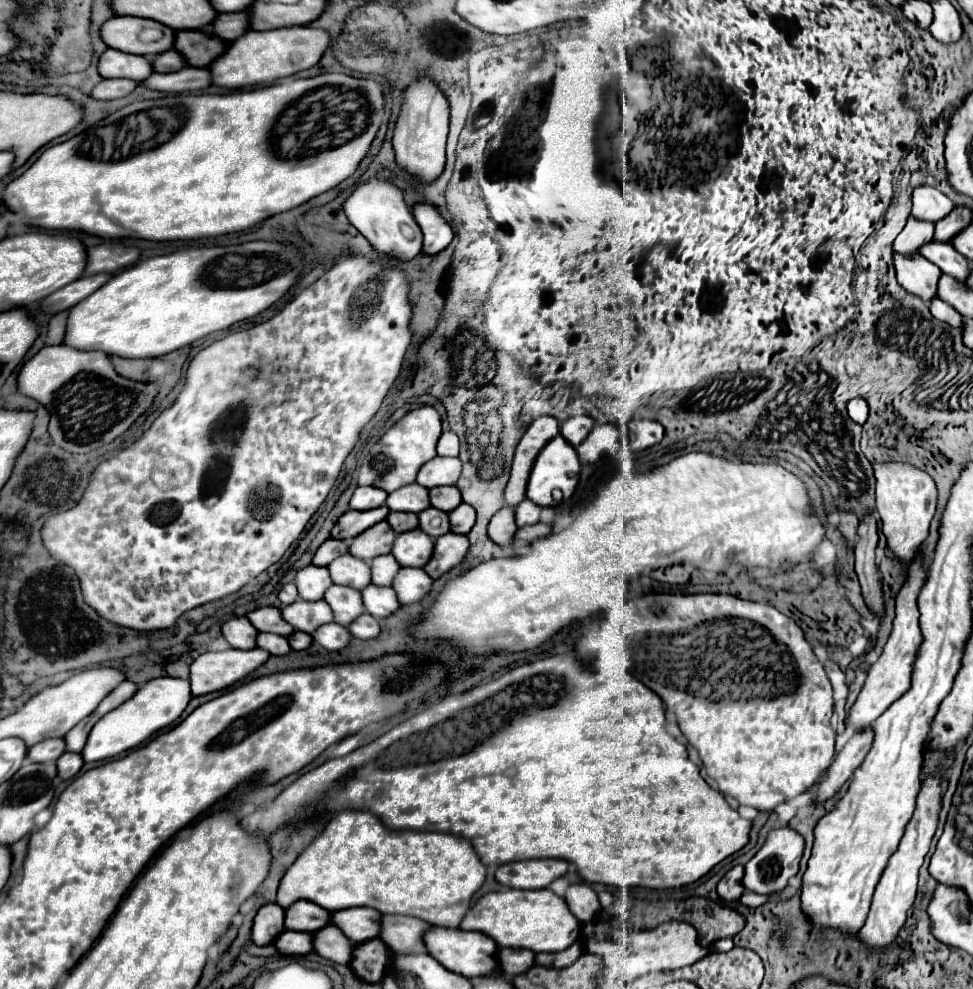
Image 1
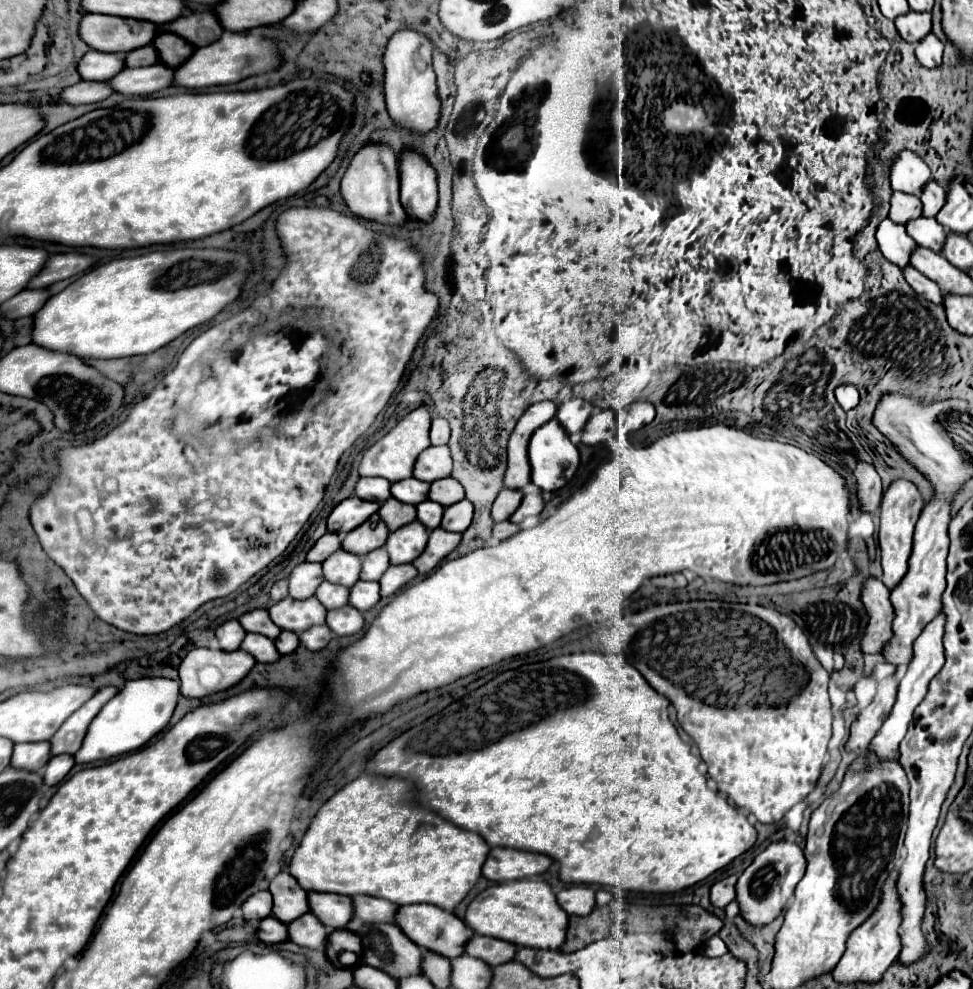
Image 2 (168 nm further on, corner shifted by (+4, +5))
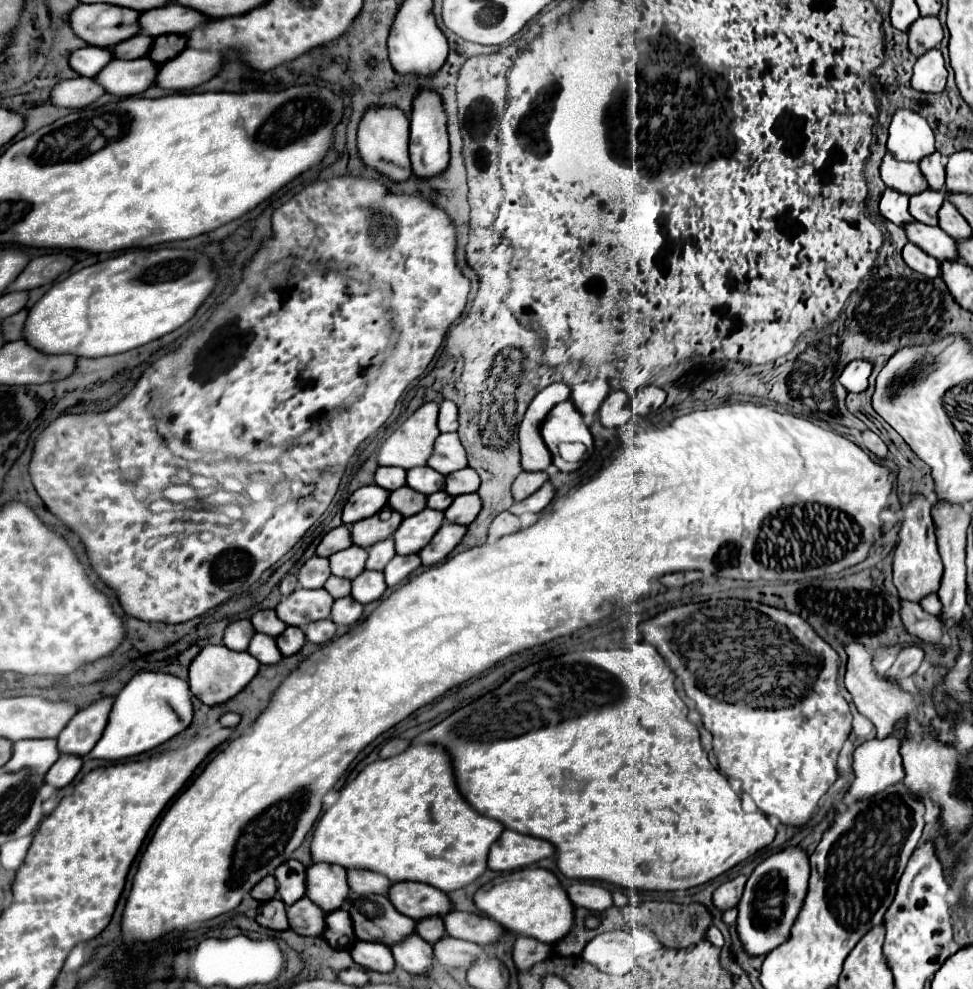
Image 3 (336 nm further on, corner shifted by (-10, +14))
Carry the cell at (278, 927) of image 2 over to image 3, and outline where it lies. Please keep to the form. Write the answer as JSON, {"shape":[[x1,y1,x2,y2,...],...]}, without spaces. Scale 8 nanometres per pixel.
{"shape":[[271,899,265,905,259,907,257,913,257,923,275,931,285,931,289,929,289,921,287,921,287,907,283,905,283,901,279,899]]}

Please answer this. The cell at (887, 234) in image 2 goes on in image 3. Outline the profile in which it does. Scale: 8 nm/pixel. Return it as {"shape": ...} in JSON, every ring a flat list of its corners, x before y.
{"shape":[[885,189,879,209,881,209,881,215,891,223,895,223,897,227,905,227,907,223,915,221,909,213,909,197,903,193,895,193,893,189]]}

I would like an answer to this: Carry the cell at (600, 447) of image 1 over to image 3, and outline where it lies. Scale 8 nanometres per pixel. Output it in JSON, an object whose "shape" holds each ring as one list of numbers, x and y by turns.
{"shape":[[611,391,599,409,603,427,621,427,631,419,631,399,625,391]]}

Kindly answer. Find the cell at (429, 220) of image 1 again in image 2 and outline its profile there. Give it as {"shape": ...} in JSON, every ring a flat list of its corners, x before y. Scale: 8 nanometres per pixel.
{"shape":[[403,150,399,156,399,180,401,180,401,204,409,218,431,220,437,208,437,174,427,158,415,150]]}

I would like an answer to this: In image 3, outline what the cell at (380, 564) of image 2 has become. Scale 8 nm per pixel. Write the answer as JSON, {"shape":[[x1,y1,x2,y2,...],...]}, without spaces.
{"shape":[[389,537,387,541,379,541,379,543,371,545,367,551,369,551,369,559,367,559,365,567,383,571,385,565,395,557,395,541,393,541,393,537]]}

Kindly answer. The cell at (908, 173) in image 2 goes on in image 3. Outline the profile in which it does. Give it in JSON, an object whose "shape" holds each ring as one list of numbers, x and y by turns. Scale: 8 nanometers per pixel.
{"shape":[[899,109,895,111,893,121,889,125,887,151,897,161,919,163,923,157,935,153,933,131,921,115]]}

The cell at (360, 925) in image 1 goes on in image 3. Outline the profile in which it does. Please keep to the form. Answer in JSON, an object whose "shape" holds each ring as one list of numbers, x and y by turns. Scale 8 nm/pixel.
{"shape":[[311,865,307,871,307,897,325,913,341,909,349,897,345,869,339,869,339,865]]}

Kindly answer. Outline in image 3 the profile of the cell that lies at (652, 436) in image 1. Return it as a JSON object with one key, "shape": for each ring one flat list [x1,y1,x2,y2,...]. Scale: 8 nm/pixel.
{"shape":[[647,385,635,397,635,413,647,415,651,411,657,411,663,405,663,401,665,401,665,391,655,385]]}

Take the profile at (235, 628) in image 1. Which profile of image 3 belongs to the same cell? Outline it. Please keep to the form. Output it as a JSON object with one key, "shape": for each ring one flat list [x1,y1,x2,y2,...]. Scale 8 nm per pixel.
{"shape":[[237,619,237,621,231,621,227,625,223,643,225,643,225,647,229,647,233,651,245,651,249,647,249,641,253,635,255,635,255,629,253,629,251,621,249,619]]}

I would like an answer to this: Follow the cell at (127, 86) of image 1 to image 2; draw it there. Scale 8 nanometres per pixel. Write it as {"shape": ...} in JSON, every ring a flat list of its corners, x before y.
{"shape":[[77,82,69,88,65,88,61,92,61,98,63,98,63,102,67,102,71,106,79,106,79,104,101,102,111,94,113,94,113,90,109,88,107,82]]}

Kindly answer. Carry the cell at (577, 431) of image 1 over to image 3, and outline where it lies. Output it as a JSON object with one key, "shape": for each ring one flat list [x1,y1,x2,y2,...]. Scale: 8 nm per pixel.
{"shape":[[605,379,585,381,571,387,571,401,583,415,595,415,607,395,609,395,609,383]]}

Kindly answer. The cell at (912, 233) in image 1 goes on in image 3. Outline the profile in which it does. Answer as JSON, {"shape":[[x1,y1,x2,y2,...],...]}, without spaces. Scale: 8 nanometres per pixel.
{"shape":[[889,153,883,157,881,165,881,179,887,187,903,193,903,195,919,195,927,189,927,181,915,163,895,161]]}

